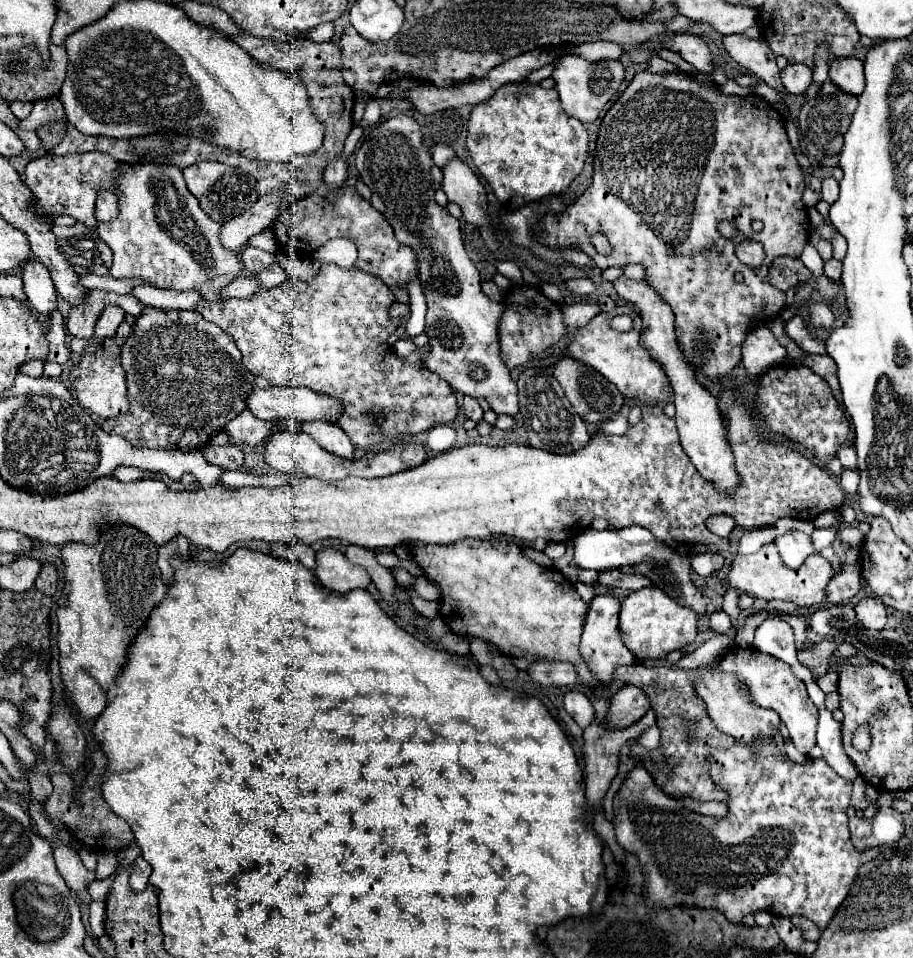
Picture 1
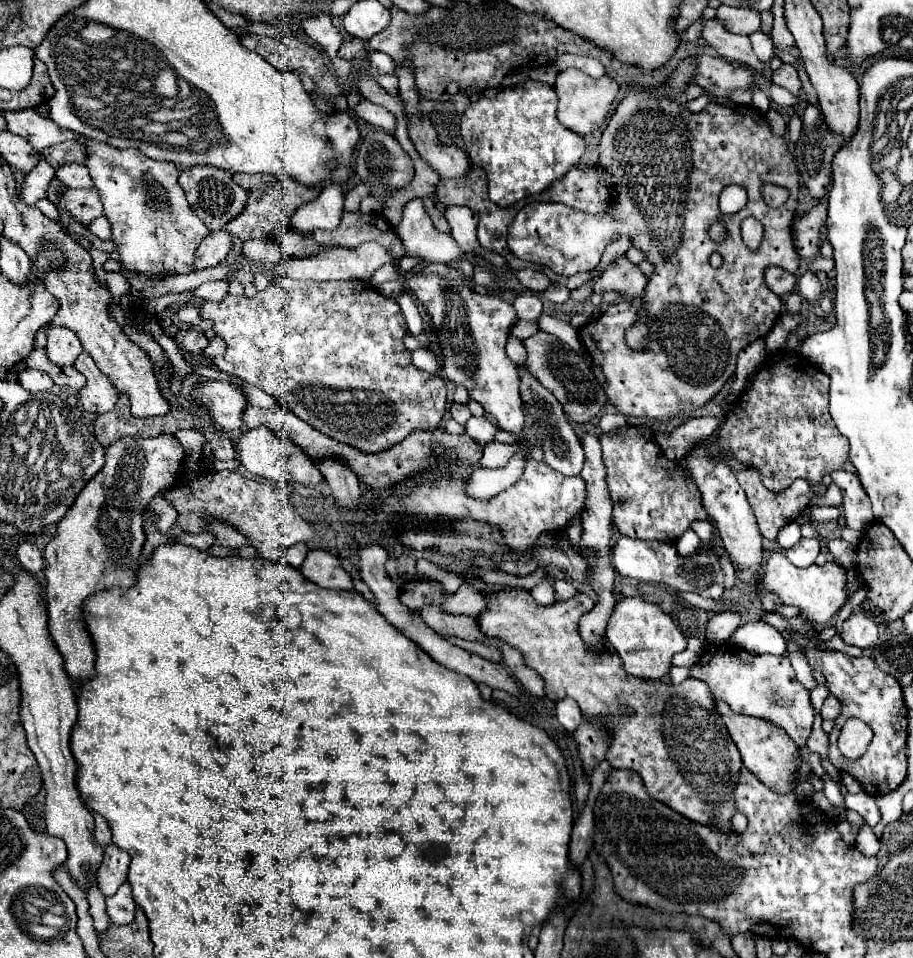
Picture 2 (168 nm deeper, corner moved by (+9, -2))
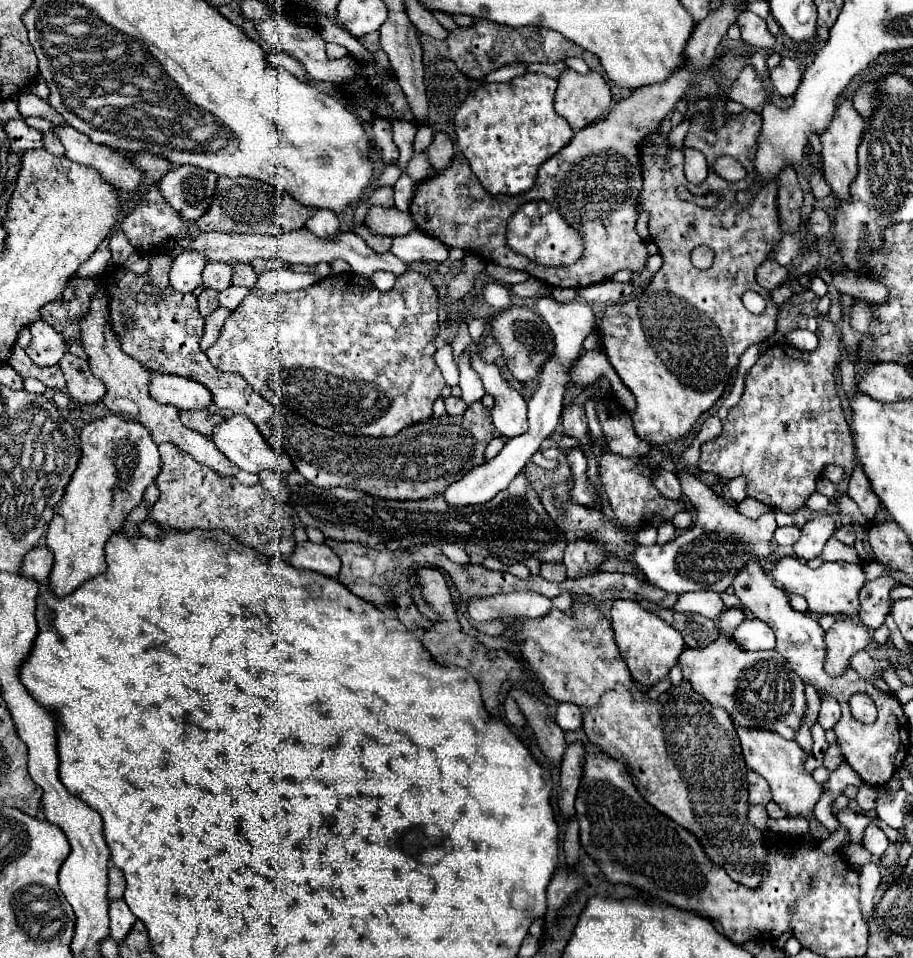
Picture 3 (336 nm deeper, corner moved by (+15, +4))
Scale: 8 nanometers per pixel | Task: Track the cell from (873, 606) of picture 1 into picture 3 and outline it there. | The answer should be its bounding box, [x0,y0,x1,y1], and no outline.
[825,617,871,675]

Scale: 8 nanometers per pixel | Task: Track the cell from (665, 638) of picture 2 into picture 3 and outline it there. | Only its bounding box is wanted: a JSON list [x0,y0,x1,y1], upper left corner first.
[611,599,685,687]

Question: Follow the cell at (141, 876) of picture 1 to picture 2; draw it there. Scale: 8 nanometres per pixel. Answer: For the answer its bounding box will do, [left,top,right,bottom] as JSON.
[107,883,135,925]

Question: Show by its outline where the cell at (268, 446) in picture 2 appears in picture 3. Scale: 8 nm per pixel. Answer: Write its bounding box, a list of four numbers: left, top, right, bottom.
[213,415,293,473]

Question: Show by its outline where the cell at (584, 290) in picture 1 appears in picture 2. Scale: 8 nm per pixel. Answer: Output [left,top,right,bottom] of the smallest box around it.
[543,285,569,303]

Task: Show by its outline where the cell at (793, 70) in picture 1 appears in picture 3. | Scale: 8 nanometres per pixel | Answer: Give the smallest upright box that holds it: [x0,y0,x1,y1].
[771,59,801,97]

